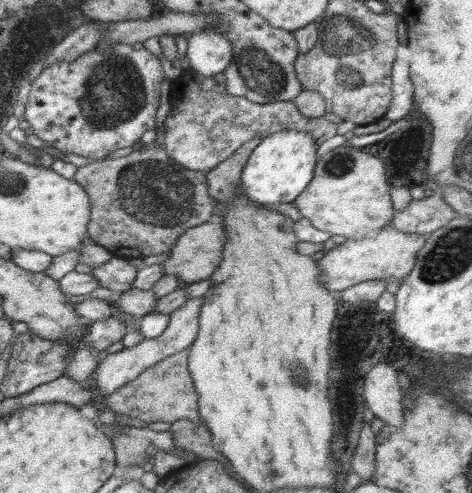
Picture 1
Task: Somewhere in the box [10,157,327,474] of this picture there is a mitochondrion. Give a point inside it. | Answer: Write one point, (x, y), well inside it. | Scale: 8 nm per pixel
(298, 372)

